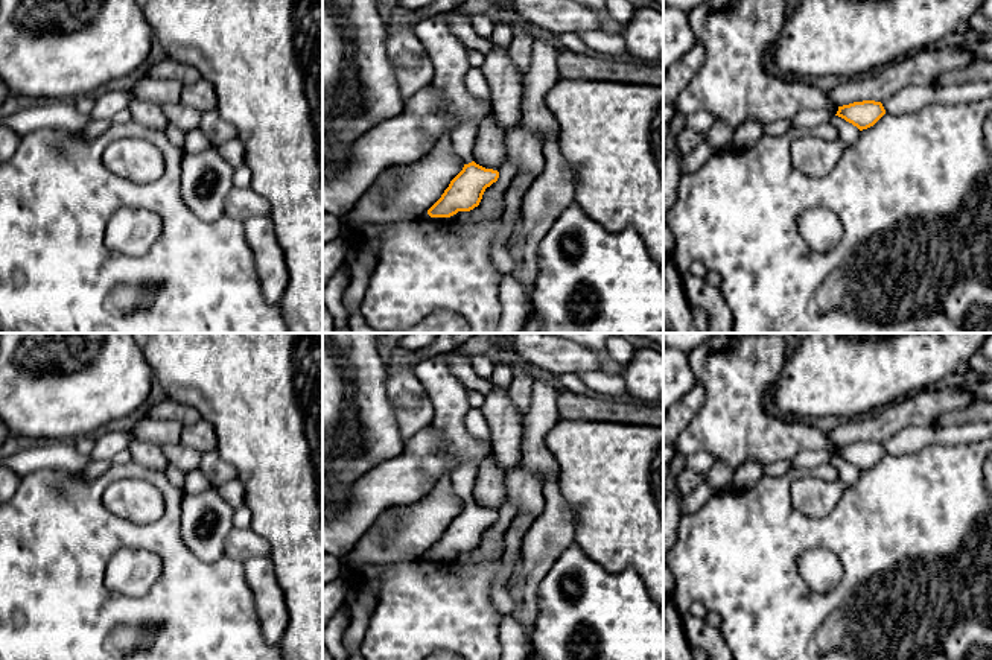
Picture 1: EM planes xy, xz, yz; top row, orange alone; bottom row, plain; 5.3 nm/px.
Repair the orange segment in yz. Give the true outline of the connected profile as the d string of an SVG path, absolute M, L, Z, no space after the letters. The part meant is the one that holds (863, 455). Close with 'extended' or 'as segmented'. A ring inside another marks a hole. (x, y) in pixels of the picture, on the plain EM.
M863 441L838 447L835 456L844 459L863 471L873 467L884 455L885 450L881 443Z | as segmented

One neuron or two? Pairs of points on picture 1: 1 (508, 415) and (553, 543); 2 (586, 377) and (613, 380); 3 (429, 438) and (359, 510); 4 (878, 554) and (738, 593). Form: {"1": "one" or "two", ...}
{"1": "one", "2": "one", "3": "one", "4": "one"}

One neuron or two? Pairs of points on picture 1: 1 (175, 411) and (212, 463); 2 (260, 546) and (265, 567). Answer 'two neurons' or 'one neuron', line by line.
1: one neuron
2: two neurons

